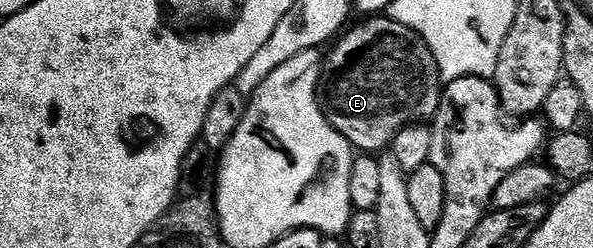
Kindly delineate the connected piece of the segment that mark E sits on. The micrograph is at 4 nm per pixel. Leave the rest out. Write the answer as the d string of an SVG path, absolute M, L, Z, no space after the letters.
M369 16L358 26L350 25L328 47L321 67L321 80L317 84L317 101L325 119L331 123L357 152L388 151L395 136L403 128L428 123L439 108L443 79L435 56L427 44L411 28L396 22L392 16Z

